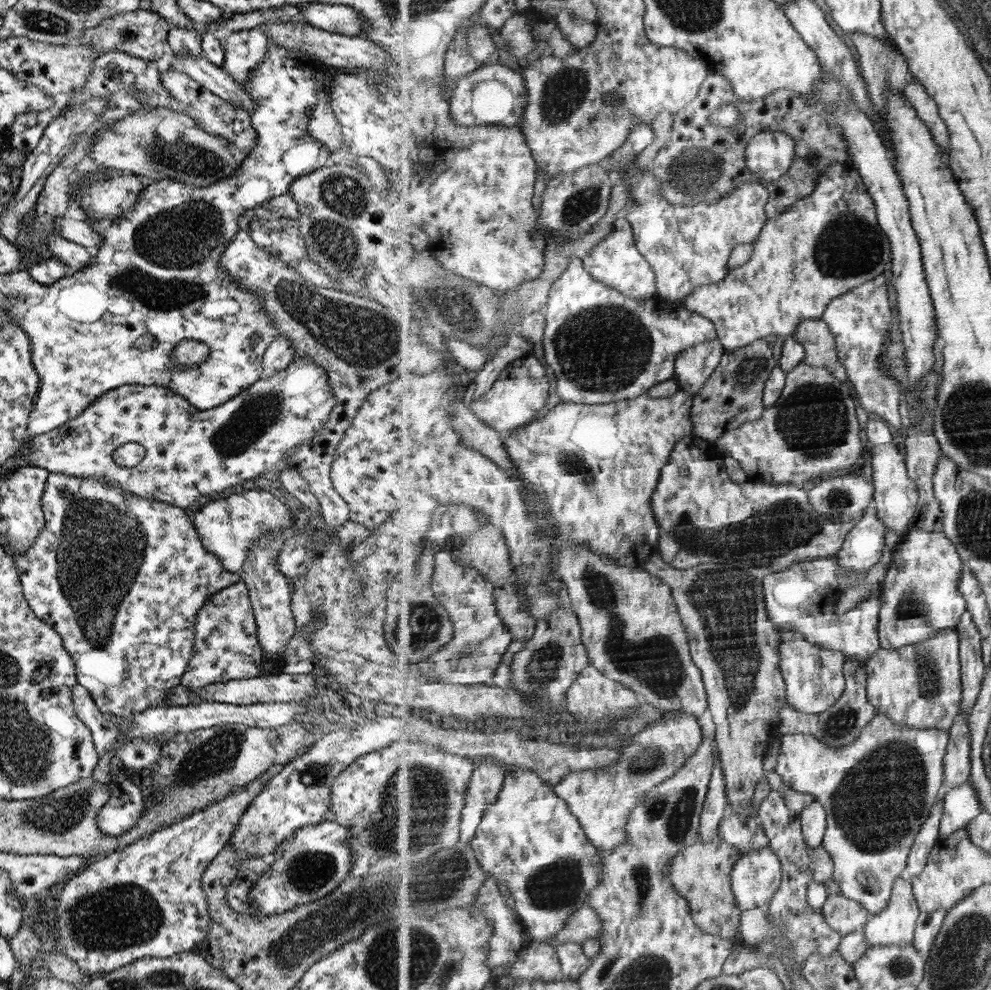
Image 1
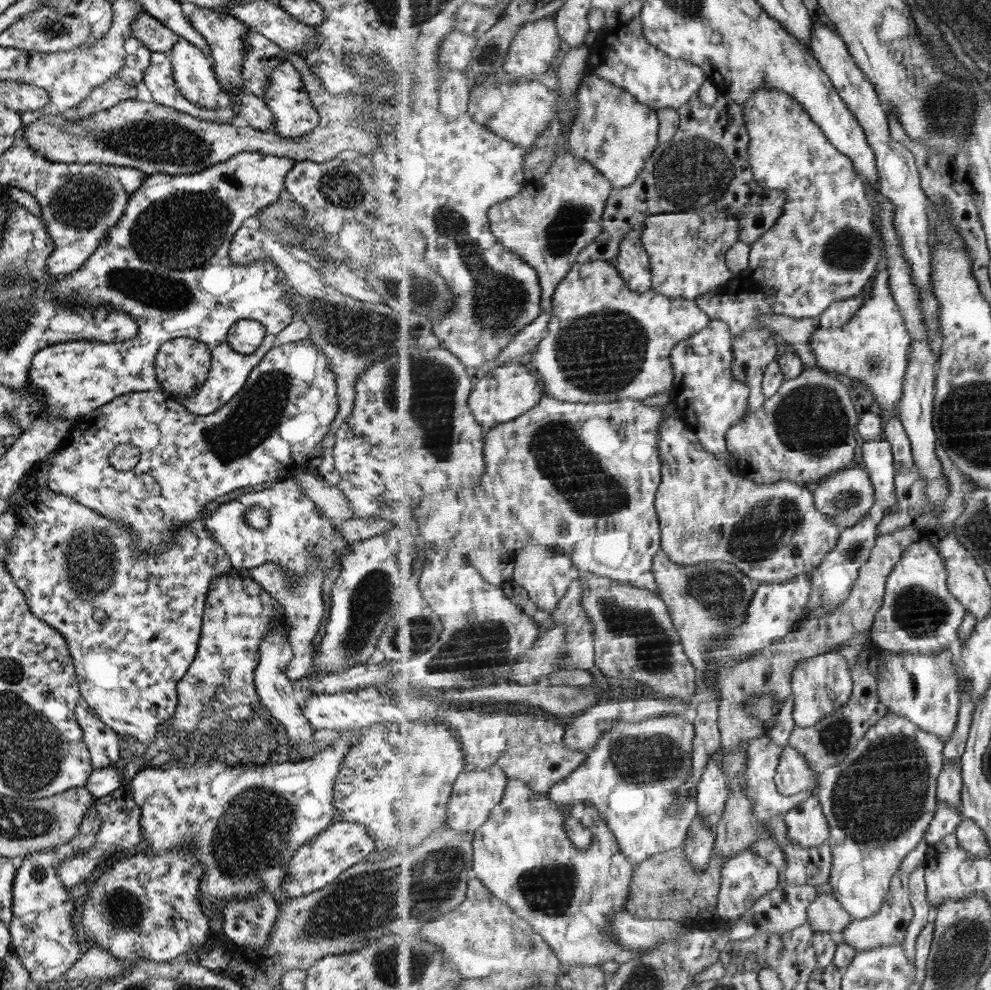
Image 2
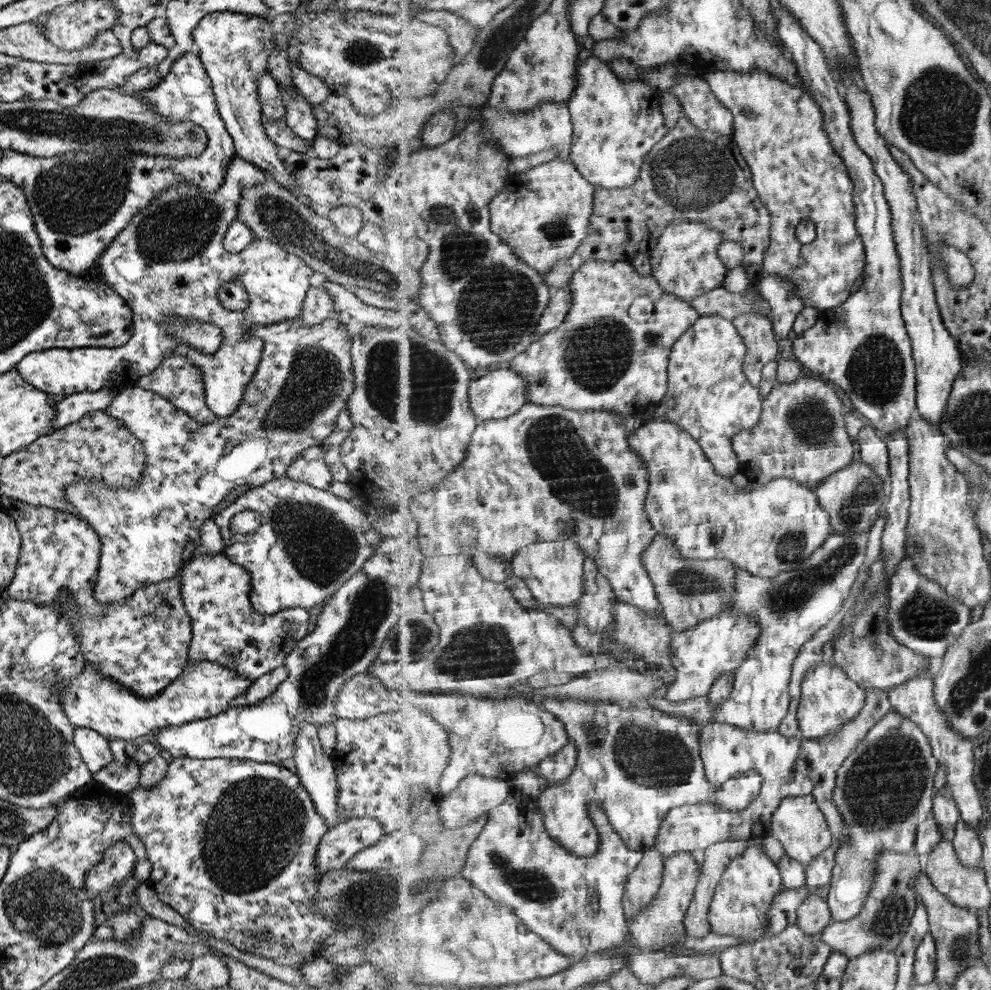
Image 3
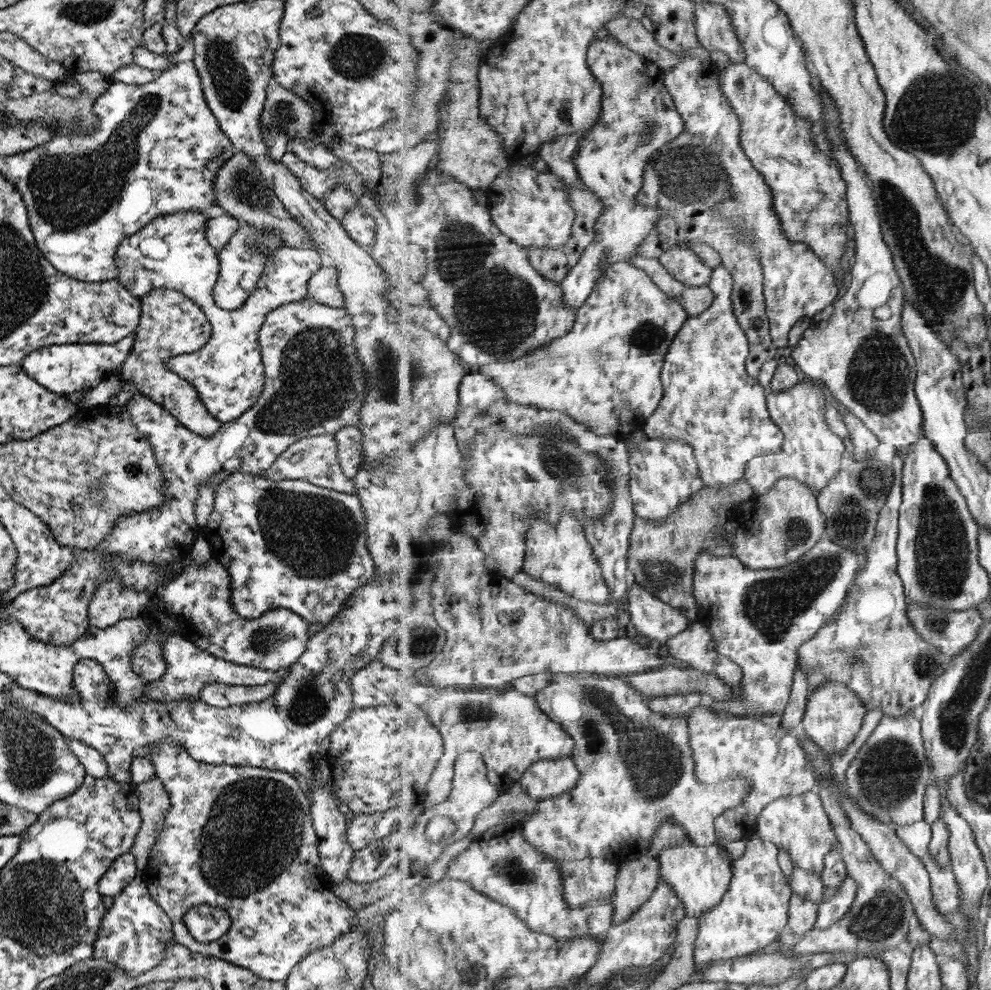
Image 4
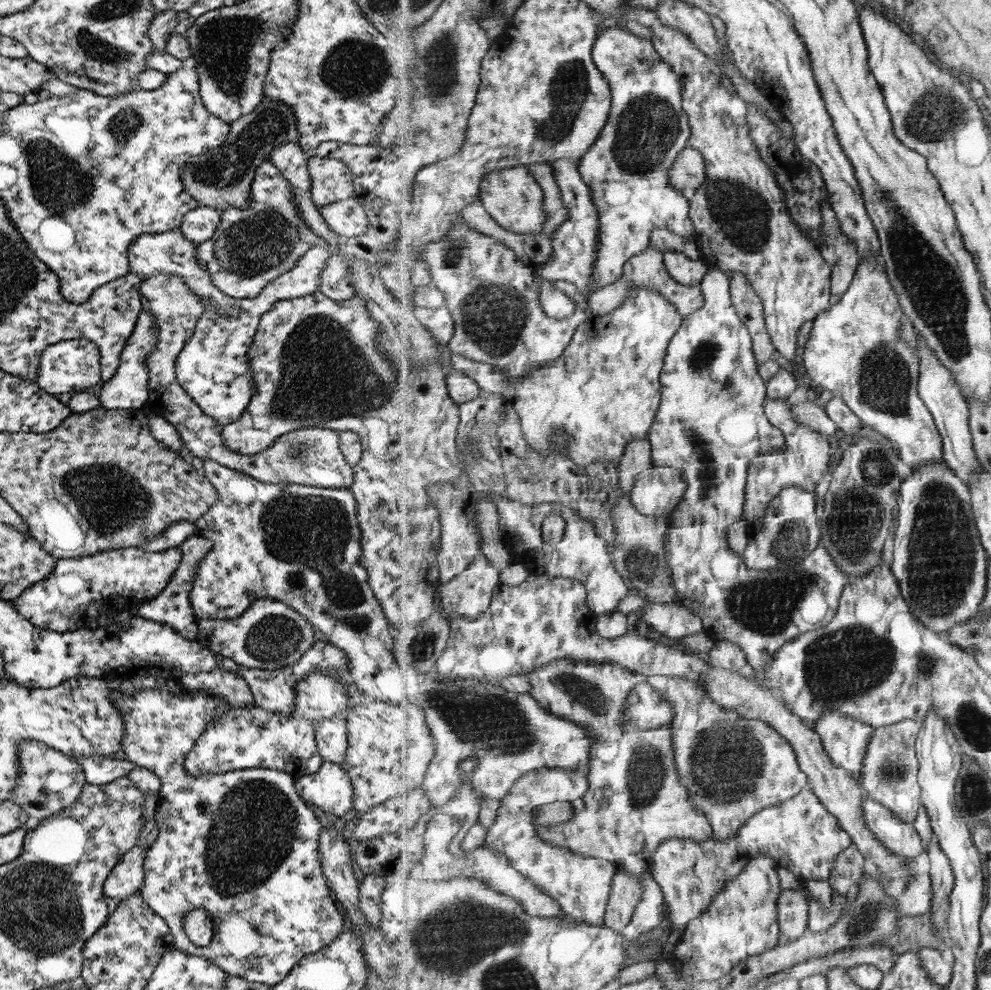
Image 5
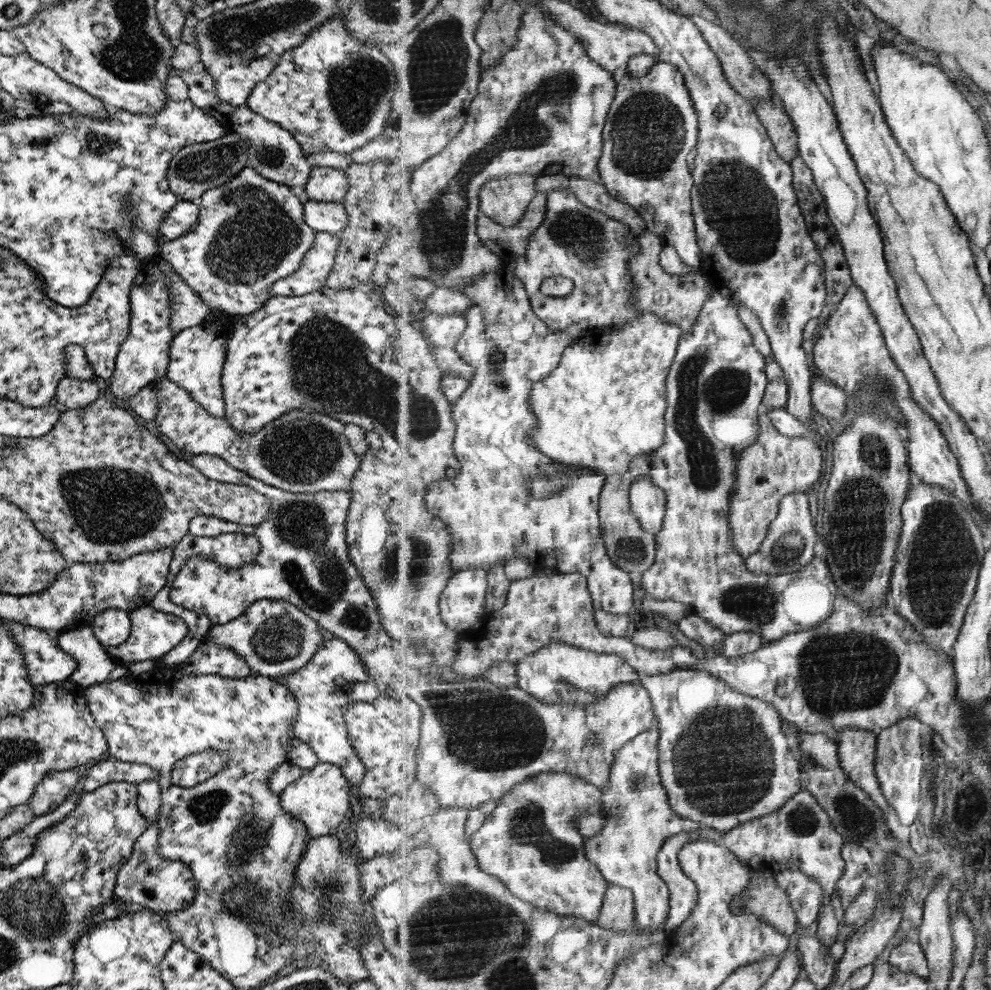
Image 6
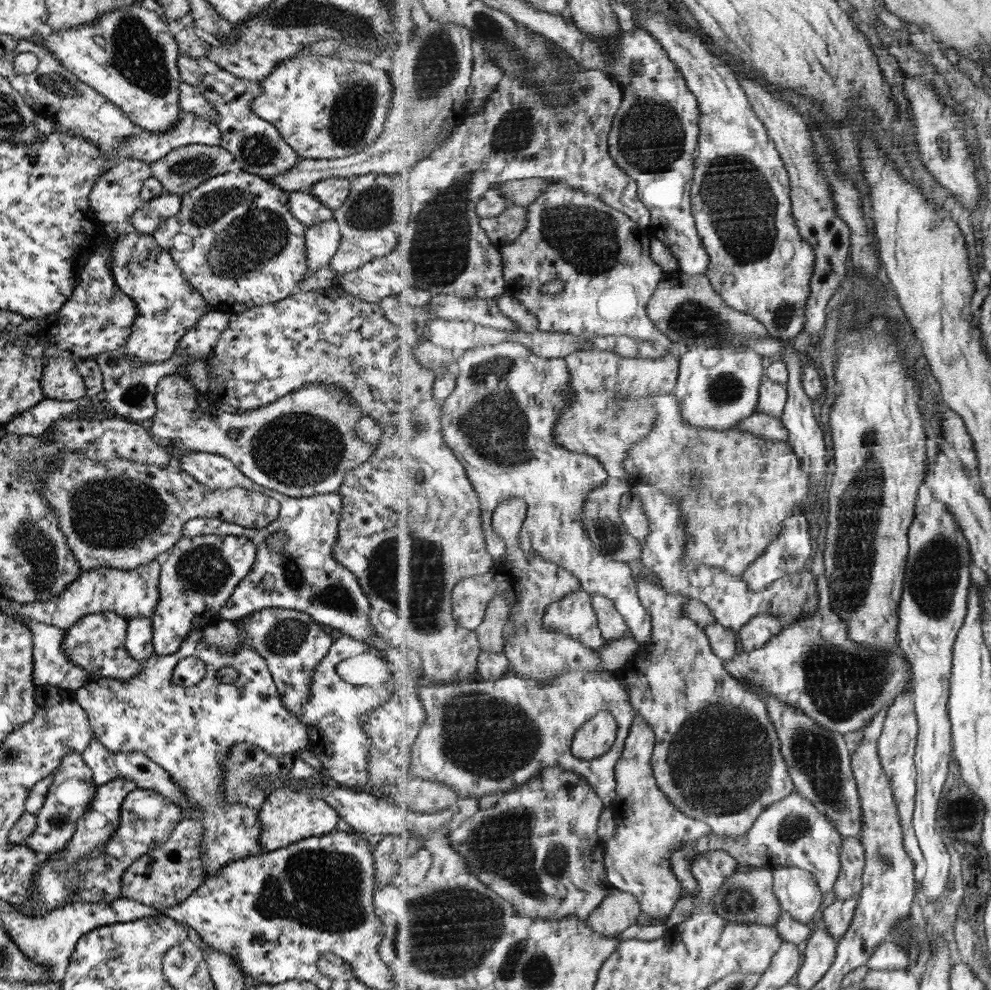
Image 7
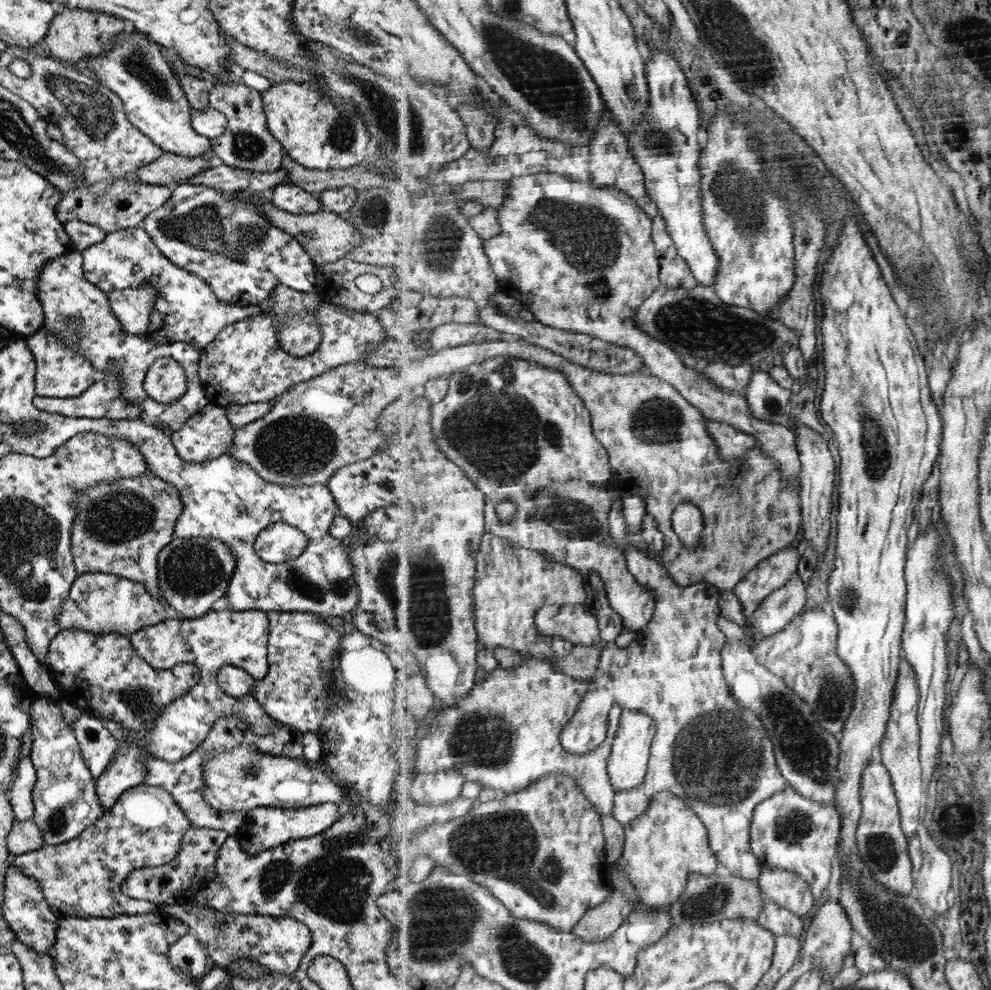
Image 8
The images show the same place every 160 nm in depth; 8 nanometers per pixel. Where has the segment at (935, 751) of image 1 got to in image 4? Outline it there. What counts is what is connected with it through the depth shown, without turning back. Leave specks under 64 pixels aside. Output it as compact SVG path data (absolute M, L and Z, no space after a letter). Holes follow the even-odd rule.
M906 714L882 718L846 772L849 794L866 813L887 825L910 825L924 820L924 798L932 782L925 741L918 716ZM848 876L836 894L820 904L816 928L829 928L842 921L842 918L852 909L857 897L858 882Z

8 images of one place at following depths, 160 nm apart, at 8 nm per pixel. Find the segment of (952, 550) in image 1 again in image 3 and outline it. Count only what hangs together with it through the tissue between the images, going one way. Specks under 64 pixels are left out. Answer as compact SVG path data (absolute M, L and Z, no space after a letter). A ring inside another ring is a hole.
M905 558L891 576L889 595L891 602L888 623L891 634L923 656L944 657L953 641L957 640L972 622L972 609L958 598L947 595L947 591L936 580L922 574L910 558Z

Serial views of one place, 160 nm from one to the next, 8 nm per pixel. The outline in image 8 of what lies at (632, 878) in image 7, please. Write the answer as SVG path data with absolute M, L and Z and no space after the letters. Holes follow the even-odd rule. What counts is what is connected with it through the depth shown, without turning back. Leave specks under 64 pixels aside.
M623 708L619 718L618 736L615 737L614 748L608 760L608 773L617 792L637 788L646 781L651 742L656 733L656 722L649 715L638 709ZM659 792L646 812L626 825L626 843L622 857L611 864L612 871L623 871L637 887L641 903L649 908L669 908L685 892L691 873L715 875L718 856L710 847L706 823L686 802L671 792Z

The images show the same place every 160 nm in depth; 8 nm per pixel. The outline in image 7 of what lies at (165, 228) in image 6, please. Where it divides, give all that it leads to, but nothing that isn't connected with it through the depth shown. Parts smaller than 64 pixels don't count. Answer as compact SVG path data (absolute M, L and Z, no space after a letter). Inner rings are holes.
M164 191L139 205L129 217L130 224L136 232L151 234L164 218L173 216L179 207L180 197Z

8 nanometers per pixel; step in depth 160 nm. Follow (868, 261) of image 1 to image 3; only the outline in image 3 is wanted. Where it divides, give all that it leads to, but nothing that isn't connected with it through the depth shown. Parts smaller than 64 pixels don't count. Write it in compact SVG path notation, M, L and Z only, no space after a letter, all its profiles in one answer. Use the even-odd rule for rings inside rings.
M761 69L753 73L710 70L705 78L719 100L734 115L734 139L741 146L742 155L754 174L754 187L773 215L770 245L764 259L764 276L781 275L795 283L794 289L803 297L806 307L815 308L819 312L837 308L857 289L866 270L867 252L862 235L858 233L854 179L850 177L849 166L842 155L838 154L830 135L824 129L825 116L822 109L805 88L790 85ZM805 220L811 220L816 230L815 239L806 245L801 244L795 236L795 228Z

